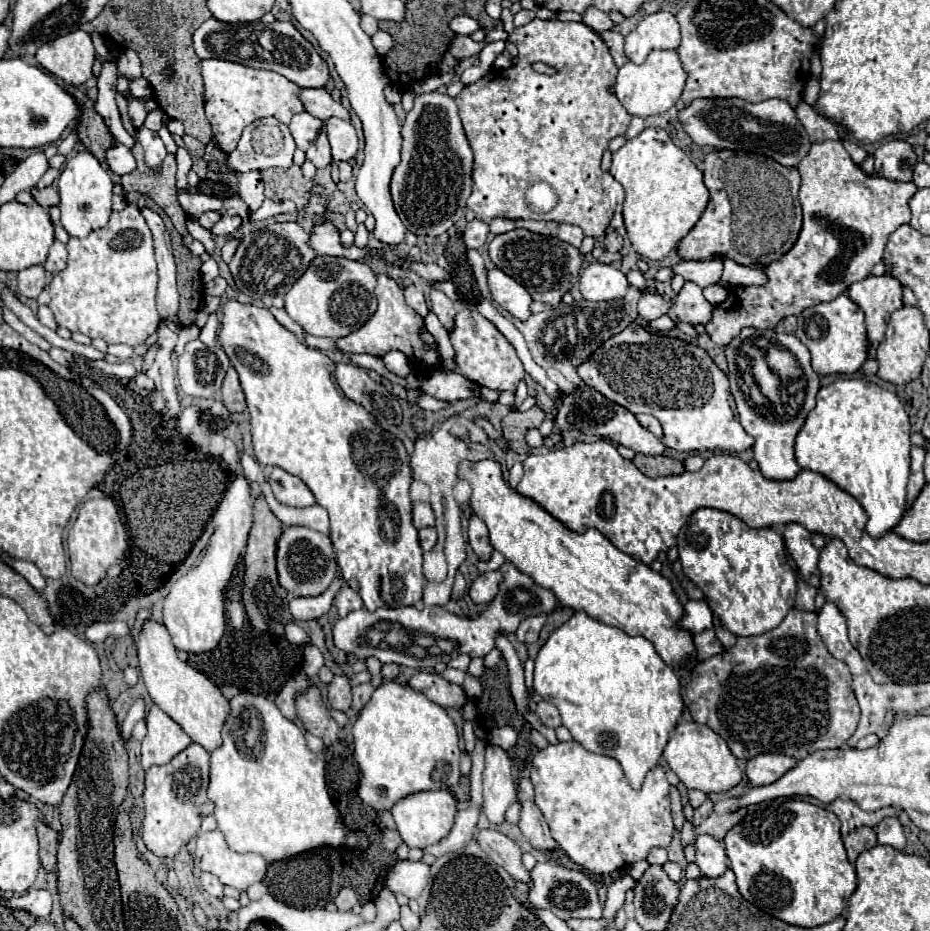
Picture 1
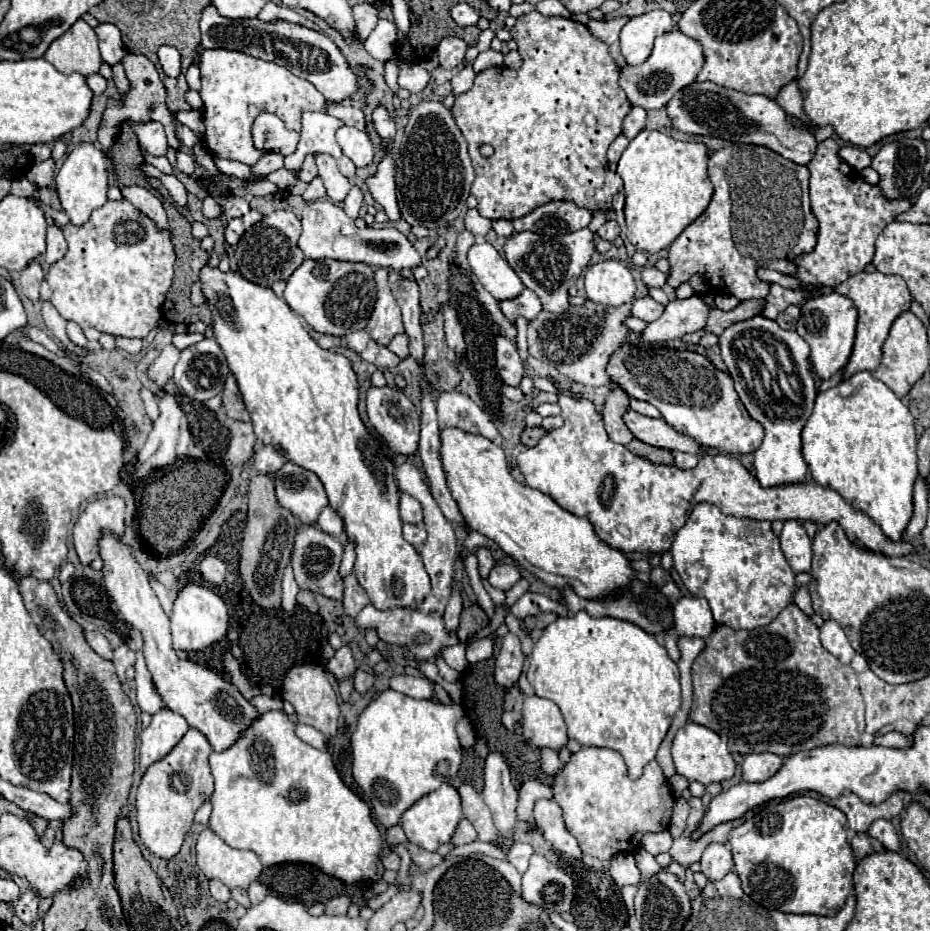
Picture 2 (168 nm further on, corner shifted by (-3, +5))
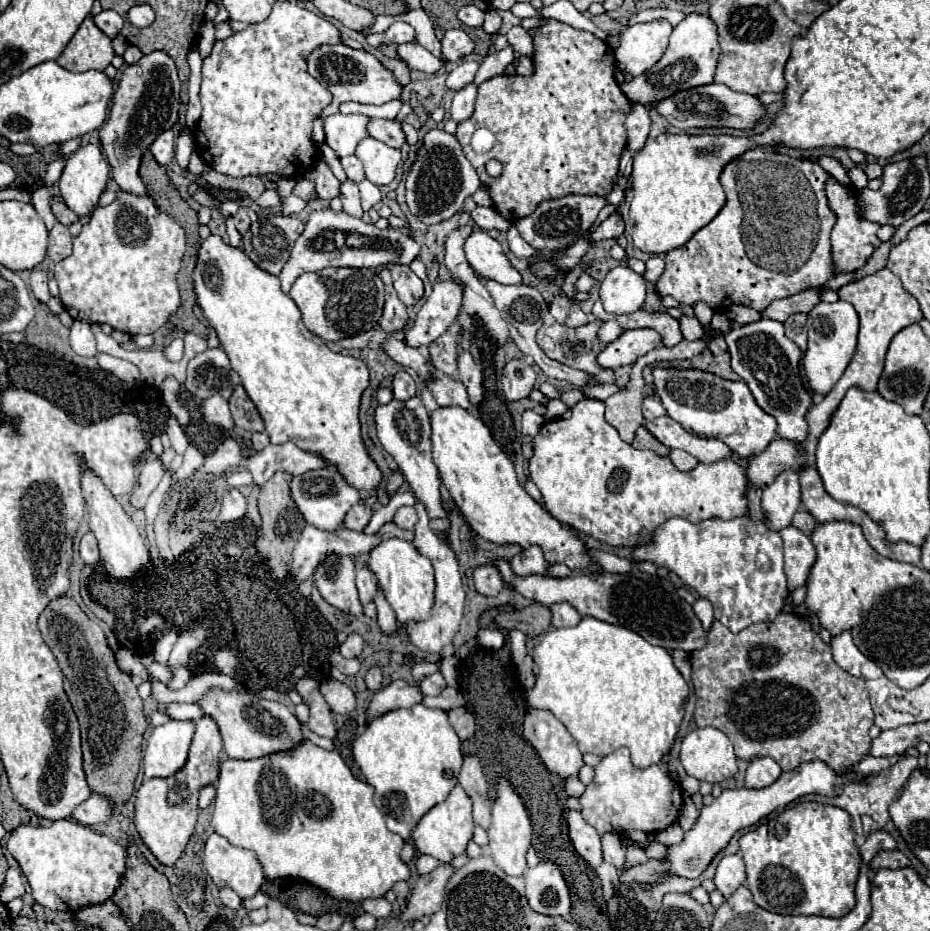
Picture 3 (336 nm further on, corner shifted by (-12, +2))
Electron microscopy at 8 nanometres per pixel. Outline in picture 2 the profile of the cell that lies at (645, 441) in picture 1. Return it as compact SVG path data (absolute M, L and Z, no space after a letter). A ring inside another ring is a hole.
M628 408L624 414L624 424L634 434L634 438L638 438L650 446L666 448L670 452L680 450L680 452L688 452L688 454L700 454L698 442L694 442L690 436L678 434L662 418L648 418L648 416L642 416Z

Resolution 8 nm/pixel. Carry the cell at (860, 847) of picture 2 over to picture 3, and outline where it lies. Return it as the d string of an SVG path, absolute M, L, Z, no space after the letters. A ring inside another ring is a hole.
M881 851L871 861L871 869L873 871L879 871L879 869L901 869L901 867L909 867L909 859L901 851Z

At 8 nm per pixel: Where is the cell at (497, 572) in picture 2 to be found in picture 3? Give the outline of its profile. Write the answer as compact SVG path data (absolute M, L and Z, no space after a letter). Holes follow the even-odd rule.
M531 545L531 549L523 549L511 559L511 569L517 575L543 575L547 571L549 563L543 557L543 551L539 545Z

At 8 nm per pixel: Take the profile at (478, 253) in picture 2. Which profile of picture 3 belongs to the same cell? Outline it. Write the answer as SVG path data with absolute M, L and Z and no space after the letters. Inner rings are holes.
M471 231L465 239L465 257L469 265L487 279L495 279L503 285L519 285L521 275L509 263L503 247L487 231Z

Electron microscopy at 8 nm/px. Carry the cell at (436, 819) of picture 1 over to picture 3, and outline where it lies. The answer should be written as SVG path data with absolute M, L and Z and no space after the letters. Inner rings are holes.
M455 785L451 795L443 803L435 805L429 813L425 813L421 817L421 821L417 823L417 827L413 831L413 841L421 853L431 855L443 863L449 863L453 857L465 853L467 843L473 837L473 827L475 827L475 823L471 817L471 799L463 791L463 787Z

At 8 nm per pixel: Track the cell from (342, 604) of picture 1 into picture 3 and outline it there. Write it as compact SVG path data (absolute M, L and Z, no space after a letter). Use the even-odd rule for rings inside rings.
M363 567L363 569L357 571L357 589L359 589L359 599L361 599L361 603L373 601L377 587L375 587L373 573L371 573L367 567Z

